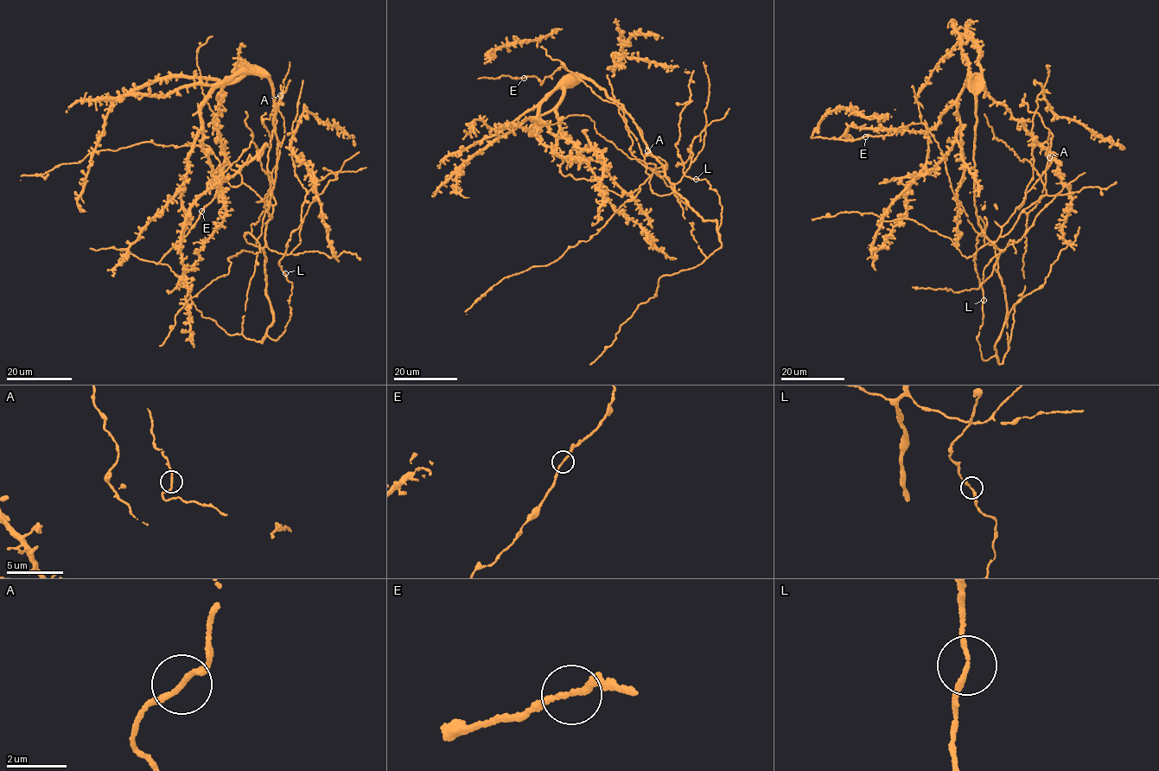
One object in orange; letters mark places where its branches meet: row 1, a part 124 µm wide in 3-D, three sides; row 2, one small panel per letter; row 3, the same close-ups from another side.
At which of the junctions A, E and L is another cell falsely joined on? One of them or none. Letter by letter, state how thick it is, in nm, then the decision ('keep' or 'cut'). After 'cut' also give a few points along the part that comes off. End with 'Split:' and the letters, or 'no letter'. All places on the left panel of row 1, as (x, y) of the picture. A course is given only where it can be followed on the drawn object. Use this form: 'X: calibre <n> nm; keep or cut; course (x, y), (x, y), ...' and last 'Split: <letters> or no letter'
A: calibre 150 nm; keep
E: calibre 150 nm; keep
L: calibre 160 nm; keep
Split: no letter

